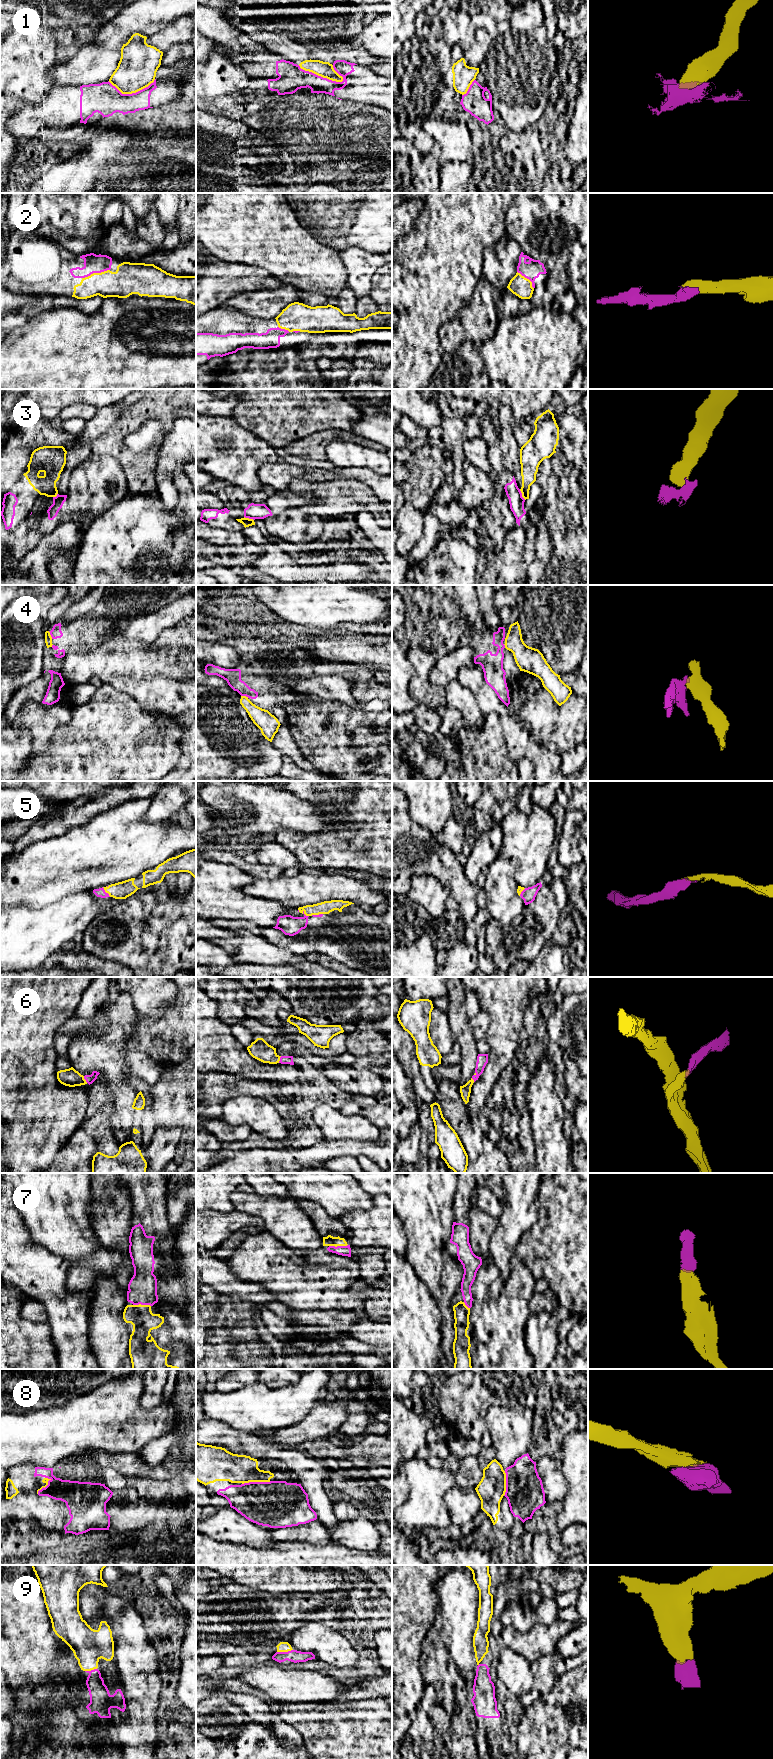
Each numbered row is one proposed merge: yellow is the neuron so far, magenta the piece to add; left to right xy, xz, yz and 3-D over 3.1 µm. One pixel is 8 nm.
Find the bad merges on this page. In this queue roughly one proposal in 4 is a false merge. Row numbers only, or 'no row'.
1, 4

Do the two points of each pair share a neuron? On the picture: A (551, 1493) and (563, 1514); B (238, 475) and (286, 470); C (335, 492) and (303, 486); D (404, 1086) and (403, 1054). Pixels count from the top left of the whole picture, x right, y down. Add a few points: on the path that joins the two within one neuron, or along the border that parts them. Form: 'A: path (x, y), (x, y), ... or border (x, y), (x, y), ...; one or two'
A: border (565, 1477), (568, 1491), (562, 1500); two
B: border (263, 462), (258, 470), (259, 479), (274, 490); two
C: path (327, 491), (311, 488); one
D: border (402, 1065), (414, 1089); two

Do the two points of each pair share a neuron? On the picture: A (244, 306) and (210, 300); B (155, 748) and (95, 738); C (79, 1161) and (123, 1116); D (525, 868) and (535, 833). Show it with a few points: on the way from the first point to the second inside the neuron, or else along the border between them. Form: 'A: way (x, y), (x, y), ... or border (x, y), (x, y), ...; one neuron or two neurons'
A: border (245, 292), (231, 297), (221, 306); two neurons
B: way (140, 748), (113, 748), (110, 746); one neuron
C: way (81, 1147), (91, 1135), (98, 1134), (109, 1125); one neuron
D: way (530, 859), (530, 842); one neuron

